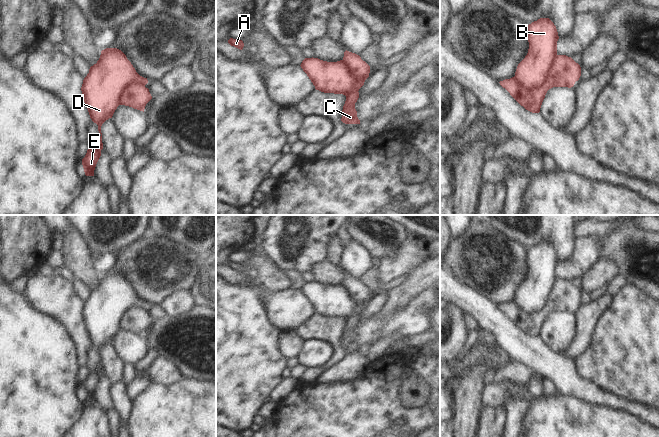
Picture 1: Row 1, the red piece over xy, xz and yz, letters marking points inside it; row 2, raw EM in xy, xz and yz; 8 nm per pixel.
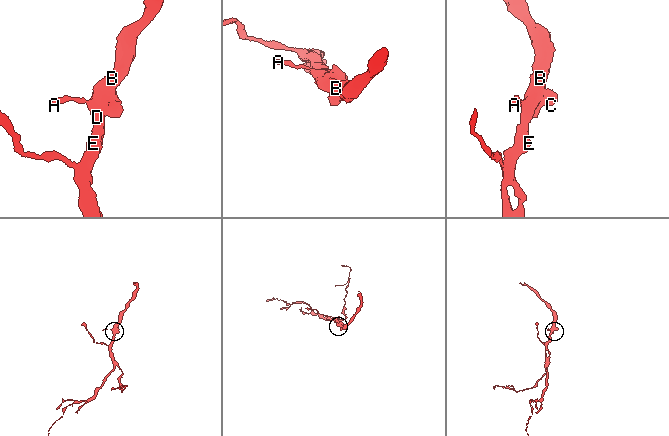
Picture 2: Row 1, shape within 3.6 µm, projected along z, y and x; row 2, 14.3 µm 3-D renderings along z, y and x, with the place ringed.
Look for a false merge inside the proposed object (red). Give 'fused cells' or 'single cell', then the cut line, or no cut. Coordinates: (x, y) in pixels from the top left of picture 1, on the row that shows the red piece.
fused cells; cut yz (557, 55), (546, 80), (540, 86), (527, 88), (514, 77)

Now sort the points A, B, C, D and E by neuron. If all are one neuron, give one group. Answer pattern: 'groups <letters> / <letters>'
groups A B D E / C

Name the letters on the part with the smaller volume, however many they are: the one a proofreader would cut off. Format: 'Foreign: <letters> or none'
Foreign: C

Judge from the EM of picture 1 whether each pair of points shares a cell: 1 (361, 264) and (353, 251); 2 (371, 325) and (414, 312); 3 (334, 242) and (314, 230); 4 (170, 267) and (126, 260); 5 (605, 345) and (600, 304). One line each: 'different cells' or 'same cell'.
1: same cell
2: same cell
3: different cells
4: same cell
5: different cells

